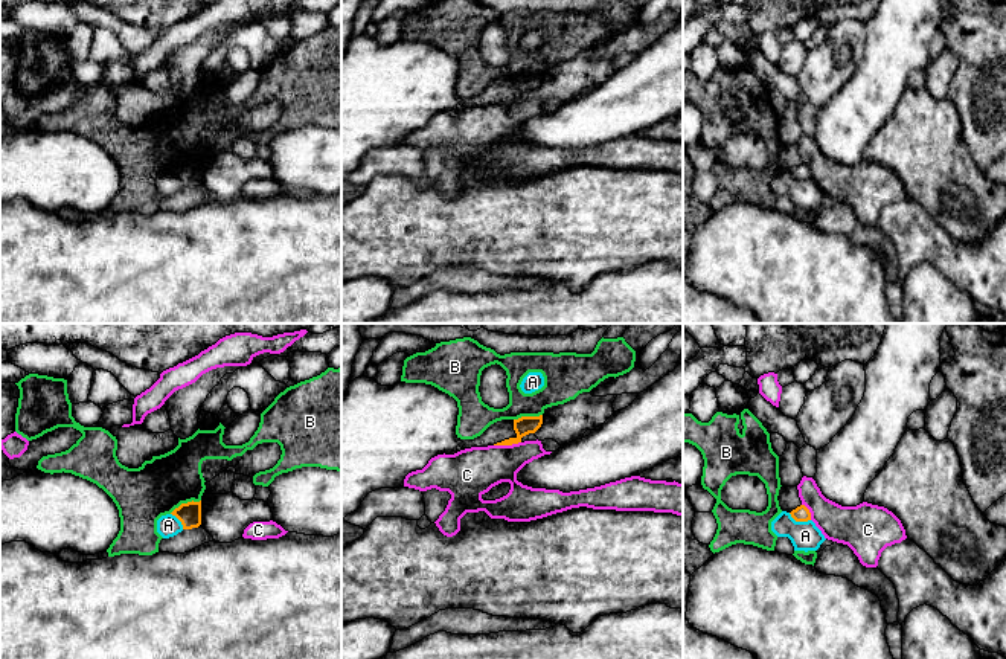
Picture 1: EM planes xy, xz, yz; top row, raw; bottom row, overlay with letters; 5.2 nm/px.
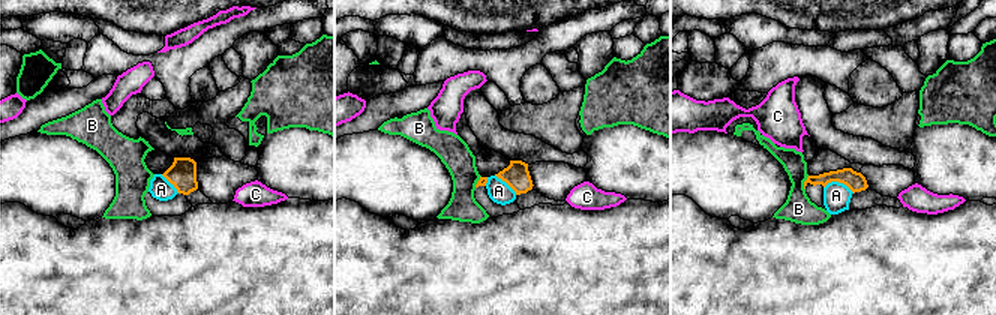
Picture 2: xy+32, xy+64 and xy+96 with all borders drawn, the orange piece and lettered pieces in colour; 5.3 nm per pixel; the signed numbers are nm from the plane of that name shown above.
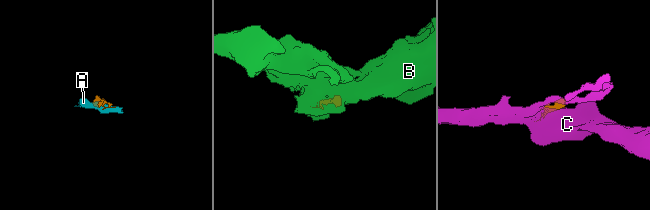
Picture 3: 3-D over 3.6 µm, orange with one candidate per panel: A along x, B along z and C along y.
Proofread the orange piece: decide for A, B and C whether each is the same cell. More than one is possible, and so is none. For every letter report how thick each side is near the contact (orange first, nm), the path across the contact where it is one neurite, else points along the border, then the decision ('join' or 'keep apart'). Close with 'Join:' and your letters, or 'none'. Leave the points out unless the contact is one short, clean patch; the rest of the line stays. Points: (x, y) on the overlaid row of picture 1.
A: 80/160 nm | keep apart
B: 120/300 nm | keep apart
C: 100/260 nm | along xz (520, 441), (494, 446) | keep apart
Join: none

